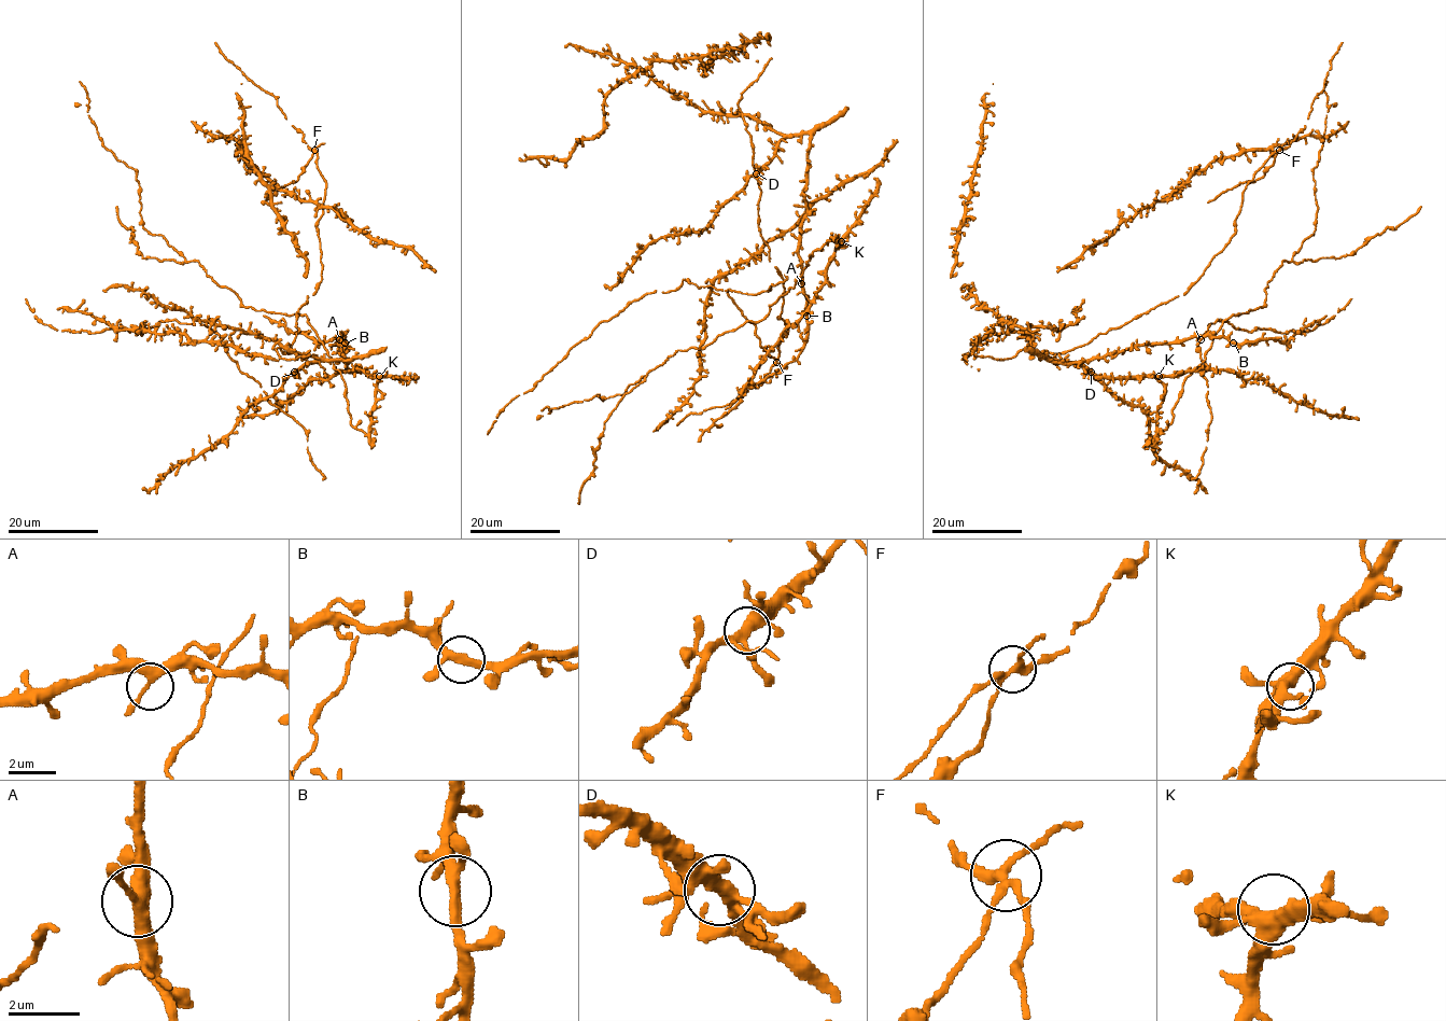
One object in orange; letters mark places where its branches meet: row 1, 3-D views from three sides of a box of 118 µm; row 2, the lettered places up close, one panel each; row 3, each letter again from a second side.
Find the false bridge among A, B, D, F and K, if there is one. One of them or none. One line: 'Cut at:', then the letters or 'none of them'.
Cut at: F

